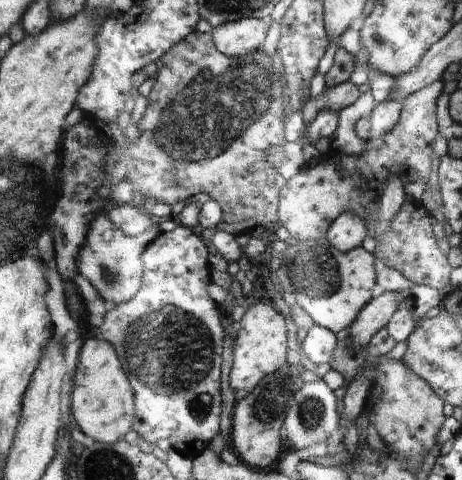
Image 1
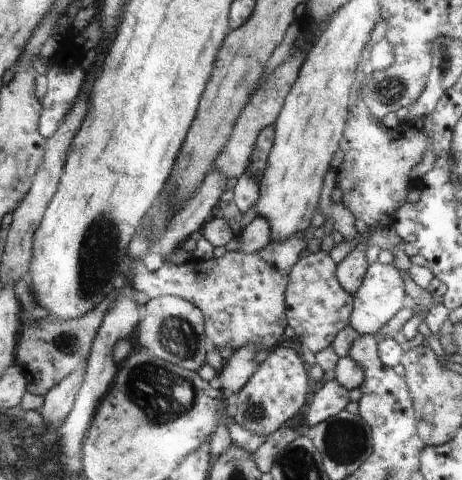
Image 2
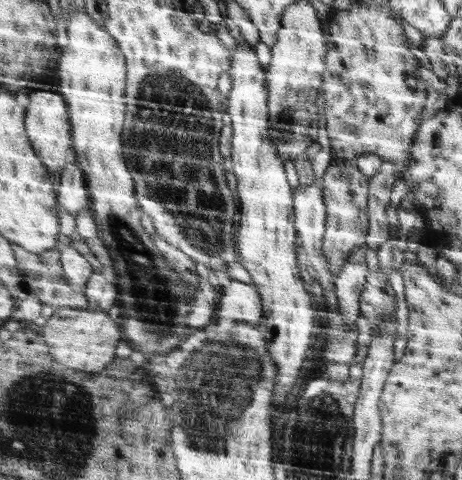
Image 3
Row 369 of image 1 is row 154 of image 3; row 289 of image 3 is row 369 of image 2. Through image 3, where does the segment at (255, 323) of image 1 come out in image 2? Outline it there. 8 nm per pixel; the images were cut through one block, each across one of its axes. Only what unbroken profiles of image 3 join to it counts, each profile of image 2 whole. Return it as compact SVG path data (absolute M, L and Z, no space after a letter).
M279 346L277 350L271 350L267 360L249 380L249 384L237 394L239 400L237 414L233 414L235 420L261 436L271 436L279 432L279 428L289 424L303 410L303 406L307 406L305 396L311 376L307 376L307 366L303 366L301 360L303 358L299 358L299 354L293 348Z

